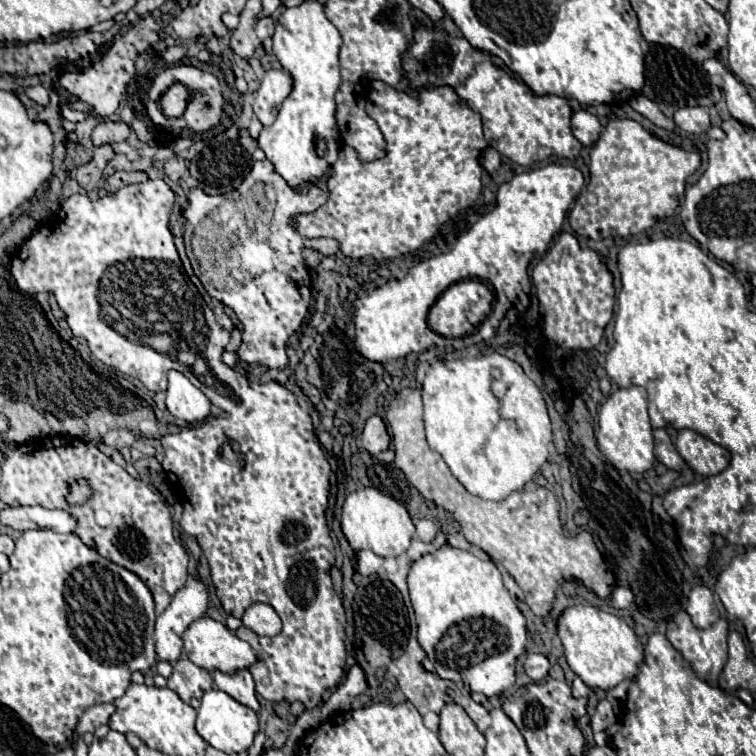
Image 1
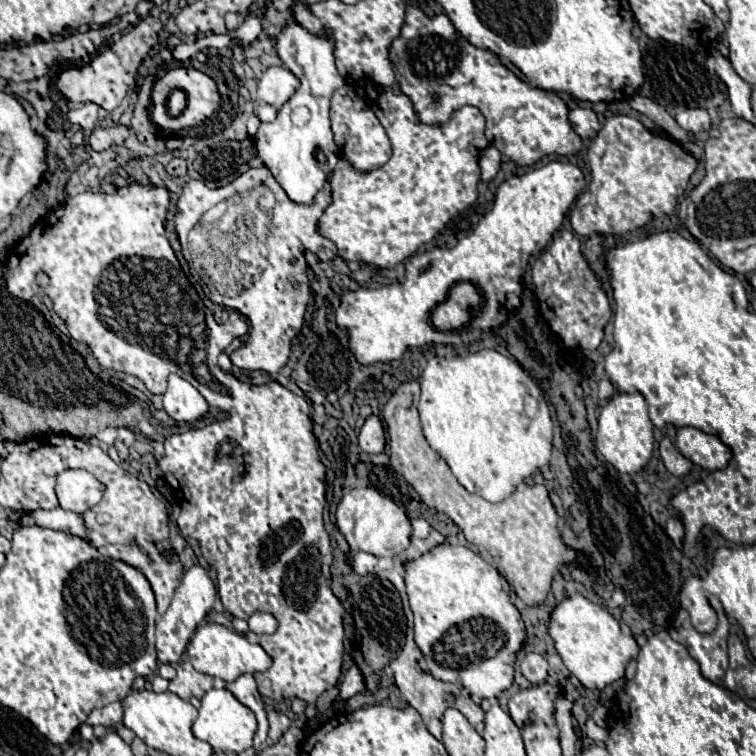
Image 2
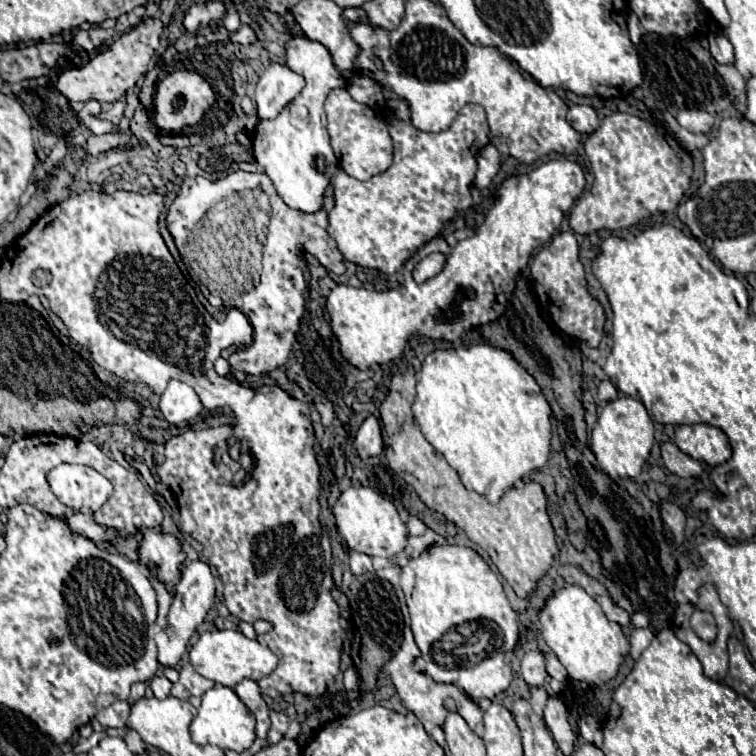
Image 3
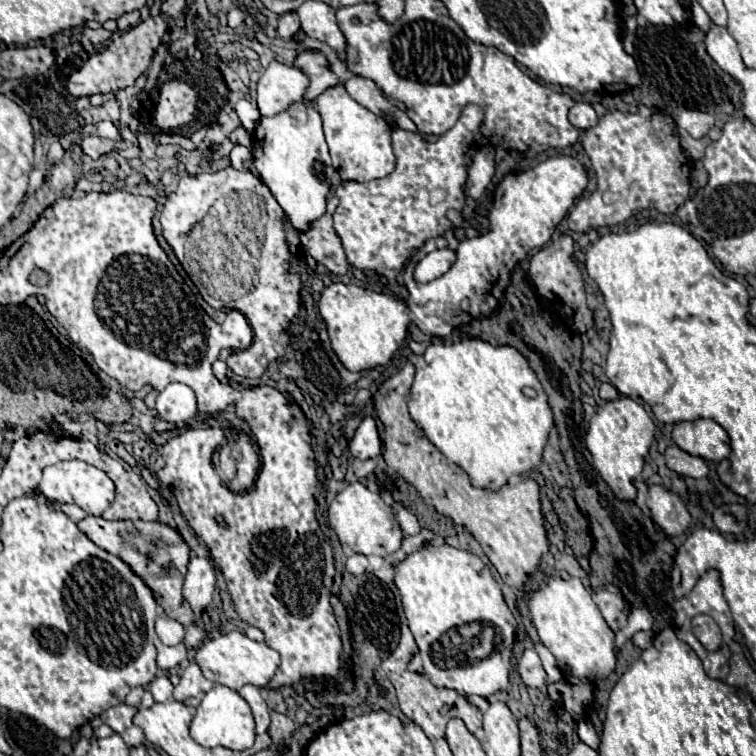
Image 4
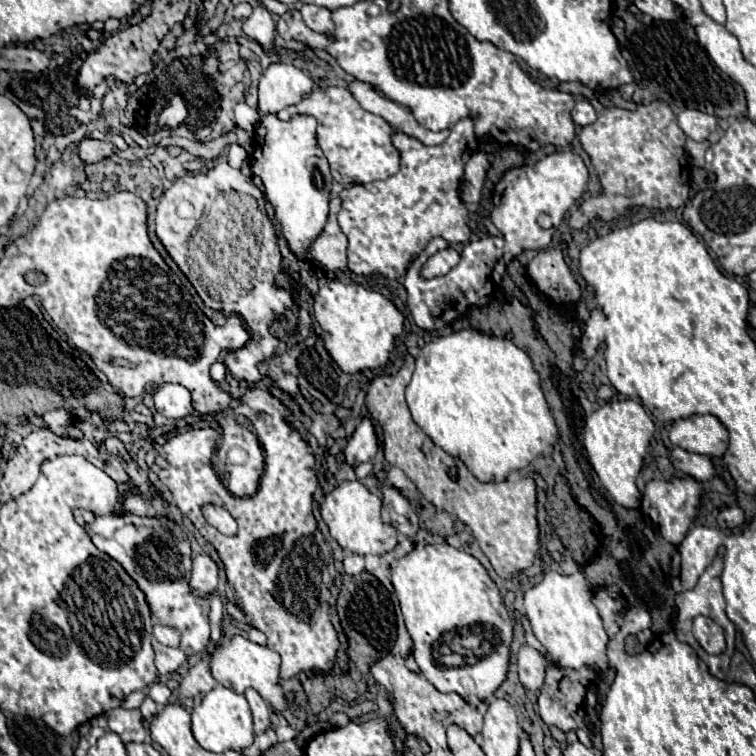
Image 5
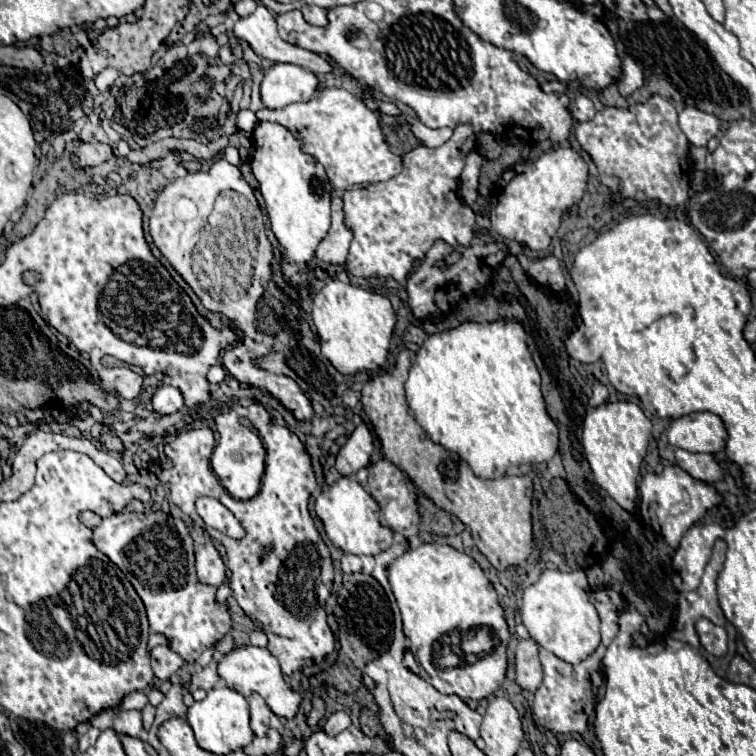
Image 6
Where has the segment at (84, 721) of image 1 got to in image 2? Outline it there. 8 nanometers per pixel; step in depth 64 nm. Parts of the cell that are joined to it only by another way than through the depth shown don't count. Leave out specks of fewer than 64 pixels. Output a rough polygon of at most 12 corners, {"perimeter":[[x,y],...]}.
{"perimeter":[[120,702],[92,710],[86,718],[90,726],[110,728],[122,720]]}

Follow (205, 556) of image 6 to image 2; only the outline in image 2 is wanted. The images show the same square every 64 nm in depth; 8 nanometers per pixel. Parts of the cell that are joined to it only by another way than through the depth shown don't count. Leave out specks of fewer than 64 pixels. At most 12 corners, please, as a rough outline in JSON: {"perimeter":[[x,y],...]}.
{"perimeter":[[184,572],[156,622],[158,662],[178,664],[216,598],[208,572]]}

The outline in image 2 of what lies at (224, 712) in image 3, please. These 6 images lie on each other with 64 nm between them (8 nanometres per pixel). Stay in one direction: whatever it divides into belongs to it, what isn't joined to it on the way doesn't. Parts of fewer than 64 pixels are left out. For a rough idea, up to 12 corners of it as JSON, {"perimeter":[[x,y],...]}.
{"perimeter":[[226,688],[204,694],[192,726],[214,750],[252,746],[256,716]]}

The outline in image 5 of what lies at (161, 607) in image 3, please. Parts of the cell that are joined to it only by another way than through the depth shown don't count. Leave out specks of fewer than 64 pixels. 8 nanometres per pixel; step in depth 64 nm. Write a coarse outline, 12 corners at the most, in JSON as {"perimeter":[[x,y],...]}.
{"perimeter":[[156,624],[154,636],[166,646],[180,644],[176,628]]}

